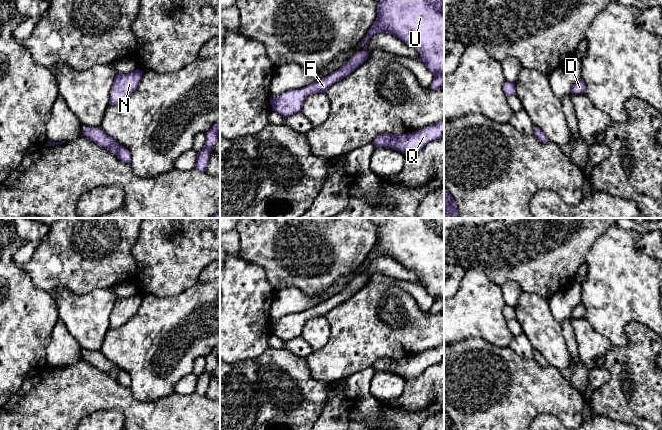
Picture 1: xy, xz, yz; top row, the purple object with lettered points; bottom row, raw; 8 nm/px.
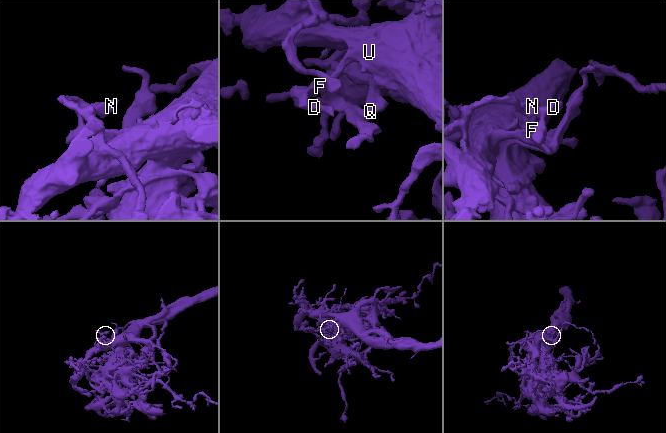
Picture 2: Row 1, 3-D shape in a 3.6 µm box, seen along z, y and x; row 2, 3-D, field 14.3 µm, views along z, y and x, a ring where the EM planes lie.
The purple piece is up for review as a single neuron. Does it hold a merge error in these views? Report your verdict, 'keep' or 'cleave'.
keep

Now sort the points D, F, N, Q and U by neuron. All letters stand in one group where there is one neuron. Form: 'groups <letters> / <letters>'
groups D F N Q U

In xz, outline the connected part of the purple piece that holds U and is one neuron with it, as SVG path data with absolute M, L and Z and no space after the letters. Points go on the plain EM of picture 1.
M385 218L386 223L377 226L377 242L362 263L362 271L370 261L377 257L389 257L407 269L415 271L420 277L420 285L425 288L434 302L430 312L434 314L444 313L444 218Z

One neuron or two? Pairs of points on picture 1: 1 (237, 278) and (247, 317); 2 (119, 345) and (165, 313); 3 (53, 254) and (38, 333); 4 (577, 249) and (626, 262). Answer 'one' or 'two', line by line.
1: one
2: one
3: two
4: two

